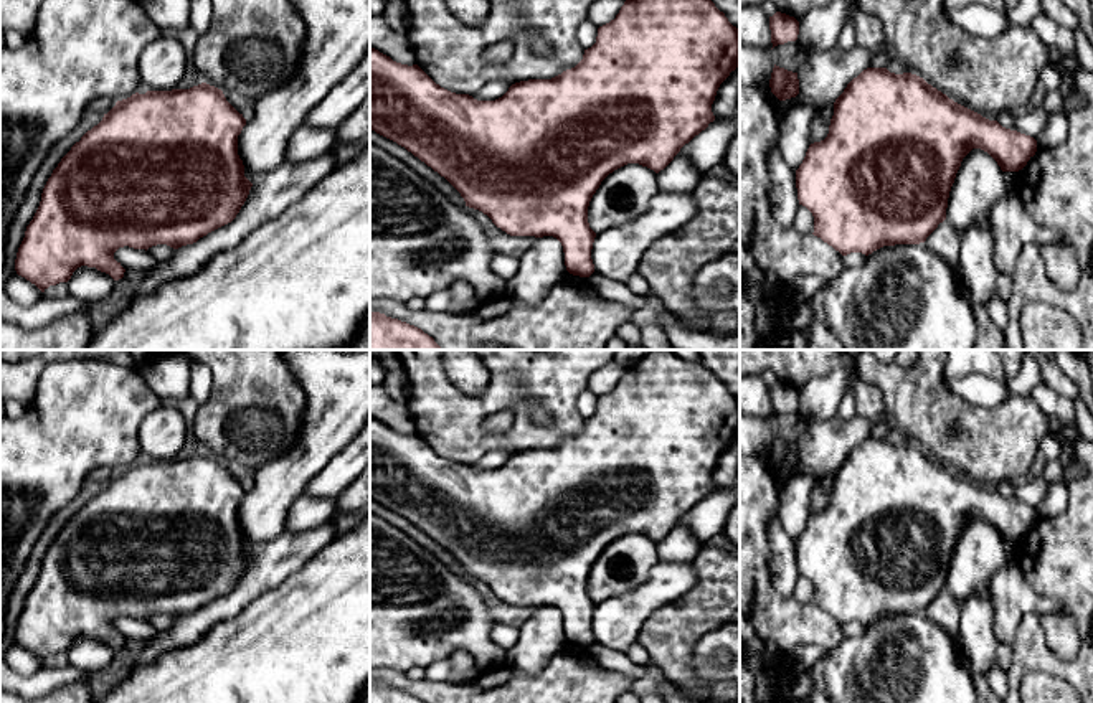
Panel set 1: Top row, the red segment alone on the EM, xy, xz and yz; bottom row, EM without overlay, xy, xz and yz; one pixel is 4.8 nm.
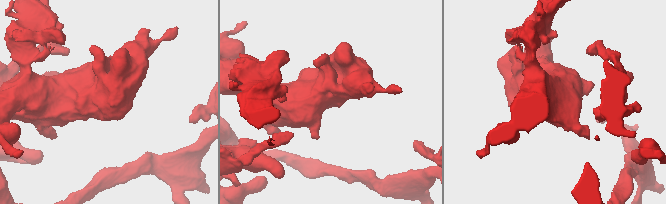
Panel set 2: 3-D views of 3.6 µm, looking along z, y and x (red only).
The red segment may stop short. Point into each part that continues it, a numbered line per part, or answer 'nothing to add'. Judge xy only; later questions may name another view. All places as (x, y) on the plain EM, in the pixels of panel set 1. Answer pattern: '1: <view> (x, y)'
nothing to add

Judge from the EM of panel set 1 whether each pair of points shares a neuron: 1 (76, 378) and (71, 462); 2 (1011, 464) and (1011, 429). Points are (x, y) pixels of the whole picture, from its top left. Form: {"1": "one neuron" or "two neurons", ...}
{"1": "one neuron", "2": "one neuron"}

